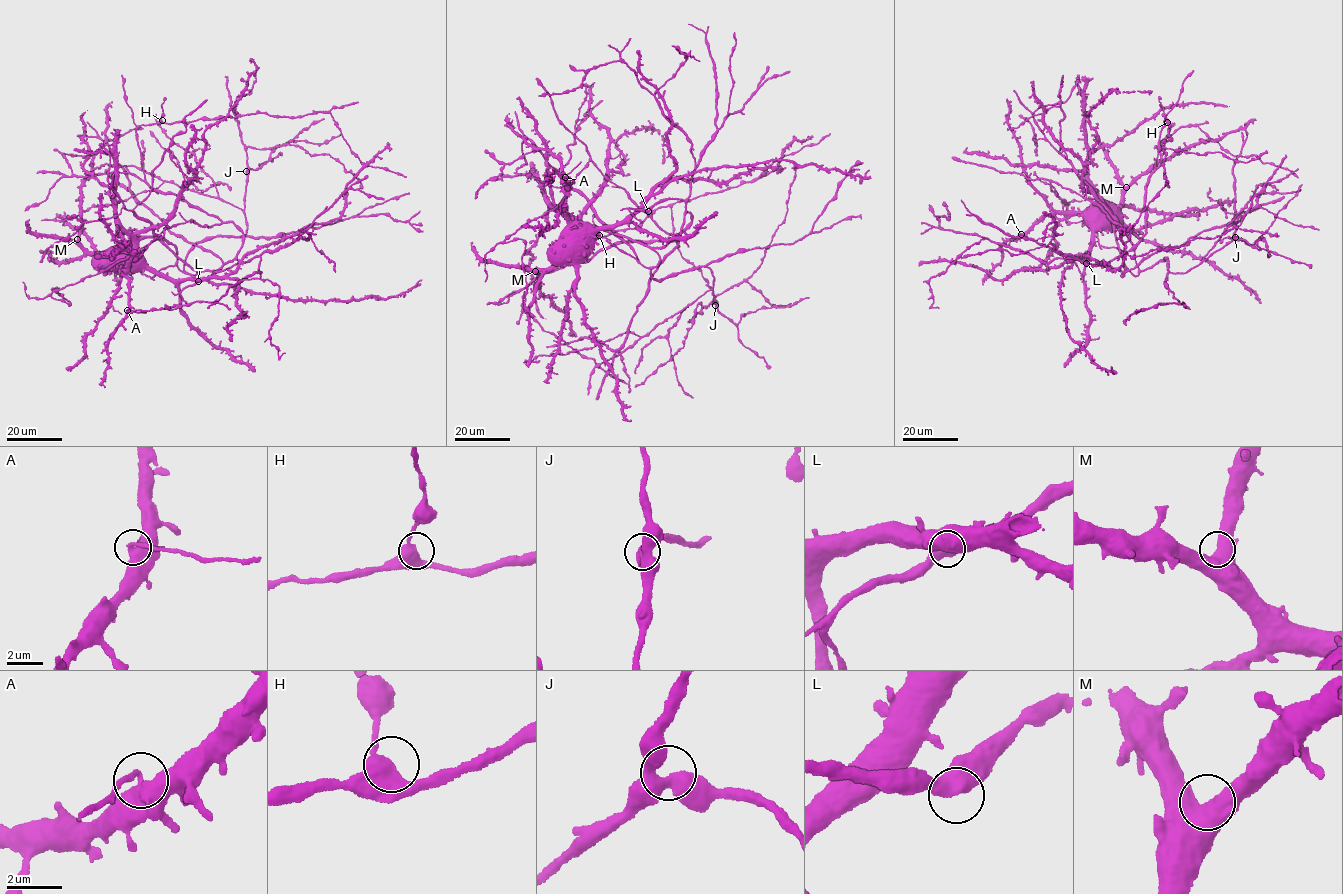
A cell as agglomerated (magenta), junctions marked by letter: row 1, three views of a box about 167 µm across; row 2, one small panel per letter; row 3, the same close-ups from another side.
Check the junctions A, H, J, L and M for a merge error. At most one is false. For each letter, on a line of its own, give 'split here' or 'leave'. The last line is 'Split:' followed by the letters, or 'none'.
A: split here
H: leave
J: leave
L: leave
M: leave
Split: A

